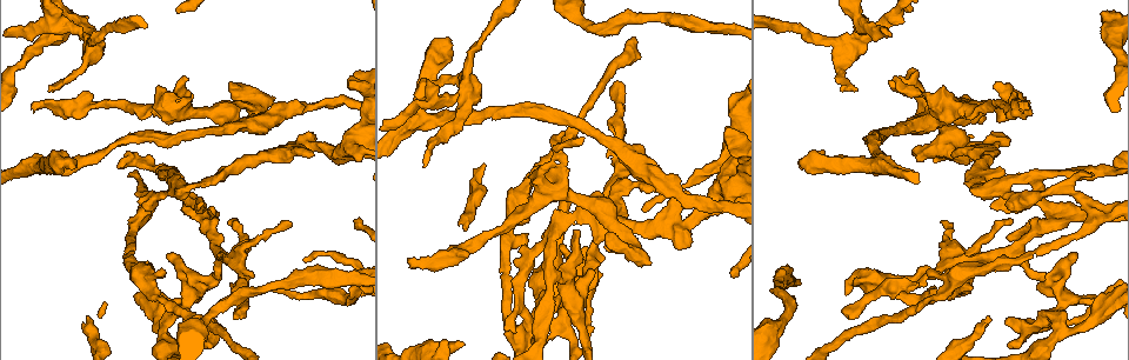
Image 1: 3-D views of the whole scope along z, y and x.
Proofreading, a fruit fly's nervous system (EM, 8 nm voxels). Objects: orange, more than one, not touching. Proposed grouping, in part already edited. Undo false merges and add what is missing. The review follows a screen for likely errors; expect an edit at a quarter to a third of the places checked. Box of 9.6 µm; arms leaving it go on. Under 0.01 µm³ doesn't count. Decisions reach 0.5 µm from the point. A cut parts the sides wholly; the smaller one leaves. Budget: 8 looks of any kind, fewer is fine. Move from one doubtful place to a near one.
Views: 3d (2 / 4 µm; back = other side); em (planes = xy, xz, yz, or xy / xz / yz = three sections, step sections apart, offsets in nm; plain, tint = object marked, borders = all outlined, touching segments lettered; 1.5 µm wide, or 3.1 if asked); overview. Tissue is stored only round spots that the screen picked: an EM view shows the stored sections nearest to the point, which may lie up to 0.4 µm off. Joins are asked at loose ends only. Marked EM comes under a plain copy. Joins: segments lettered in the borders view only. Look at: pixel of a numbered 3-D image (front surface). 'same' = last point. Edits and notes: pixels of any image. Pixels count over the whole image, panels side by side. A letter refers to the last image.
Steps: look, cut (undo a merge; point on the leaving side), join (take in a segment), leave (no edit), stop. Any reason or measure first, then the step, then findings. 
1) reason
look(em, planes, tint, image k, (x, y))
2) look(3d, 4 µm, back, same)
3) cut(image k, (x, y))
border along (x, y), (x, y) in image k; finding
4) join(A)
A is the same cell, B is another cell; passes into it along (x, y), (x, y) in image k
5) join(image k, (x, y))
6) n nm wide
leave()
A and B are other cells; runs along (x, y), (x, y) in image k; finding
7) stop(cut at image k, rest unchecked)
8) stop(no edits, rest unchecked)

looks like a crossing
look(3d, 2 µm, image 1, (851, 42))

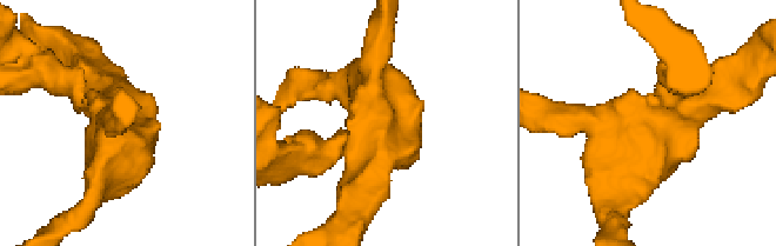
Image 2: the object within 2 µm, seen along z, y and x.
4 arms; need the tissue
look(em, xy, step 8, borders, image 2, (375, 128))

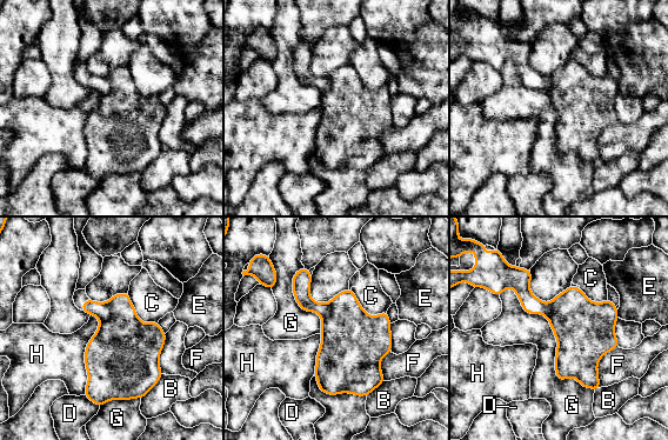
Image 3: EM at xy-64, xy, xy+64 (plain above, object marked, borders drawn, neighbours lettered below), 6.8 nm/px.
G touches over 950 nm
cut(image 3, (101, 311))
B, C, D, E, F, G and H are other cells; a second neuron is stuck on

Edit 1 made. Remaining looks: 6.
four-way junction
look(3d, 2 µm, back, image 1, (954, 107))

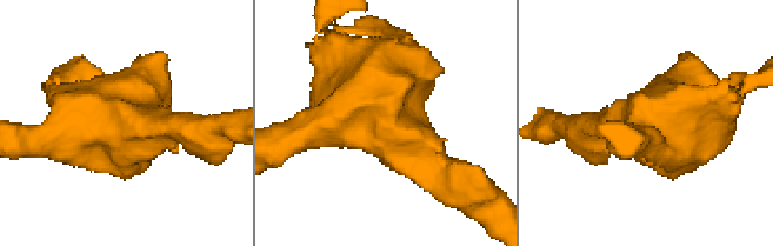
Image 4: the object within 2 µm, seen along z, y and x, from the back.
now the EM
look(em, planes, borders, image 4, (646, 123))

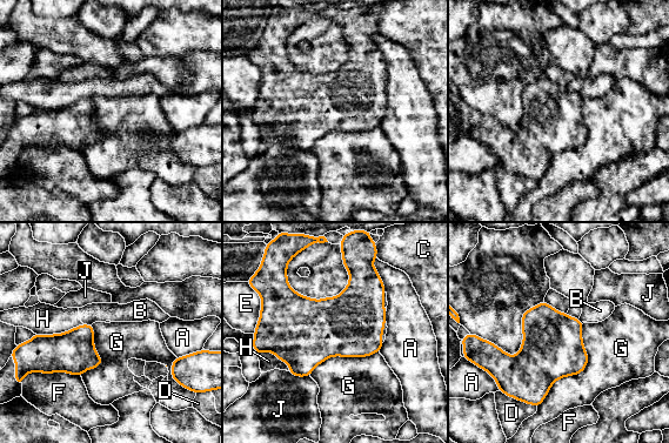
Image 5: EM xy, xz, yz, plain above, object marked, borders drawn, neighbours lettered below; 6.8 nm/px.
leave()
A, B, C, D, E, F, G, H and J are other cells; border along (583, 323), (587, 366), (537, 407) in image 5; continuous, no second neuron

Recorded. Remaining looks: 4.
an open end
look(em, planes, borders, image 1, (1018, 109))

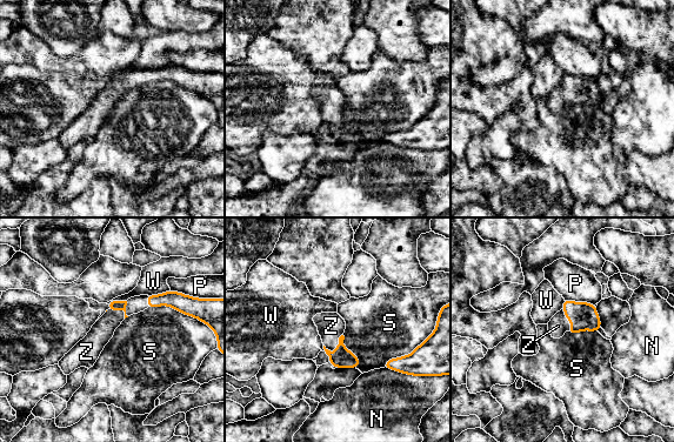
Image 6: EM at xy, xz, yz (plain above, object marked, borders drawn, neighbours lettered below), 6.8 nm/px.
join(image 6, (331, 326))
Z is the same cell, N, P, S and W are other cells; passes into it along (342, 357), (338, 345), (331, 326) in image 6; the neuron continues

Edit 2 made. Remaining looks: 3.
stop(cut at image 3, join at image 6, rest unchecked)

